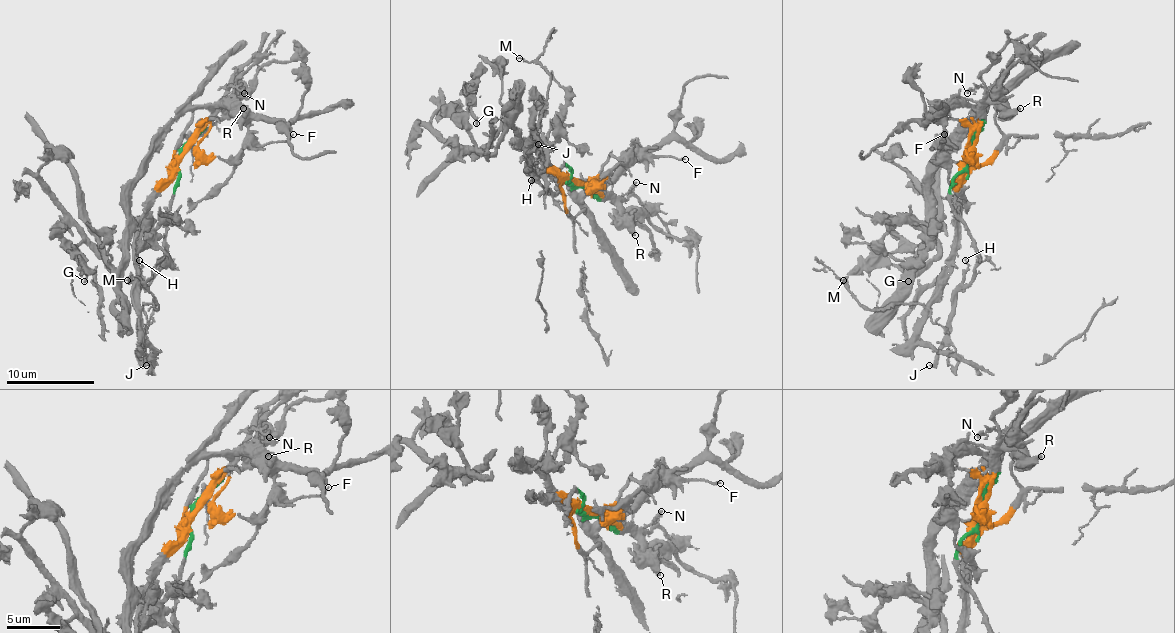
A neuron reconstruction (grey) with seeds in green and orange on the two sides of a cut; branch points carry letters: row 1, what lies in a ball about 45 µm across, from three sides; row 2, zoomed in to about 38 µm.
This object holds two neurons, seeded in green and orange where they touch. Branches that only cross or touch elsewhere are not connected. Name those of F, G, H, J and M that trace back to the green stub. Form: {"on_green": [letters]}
{"on_green": ["H", "J"]}

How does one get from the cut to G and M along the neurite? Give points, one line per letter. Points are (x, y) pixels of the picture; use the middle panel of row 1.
G: (573, 184), (604, 192), (576, 192), (509, 124), (492, 153), (483, 153), (467, 113), (472, 104), (476, 124)
M: (573, 184), (551, 172), (531, 172), (527, 168), (527, 150), (545, 106), (549, 75), (536, 62), (518, 58)

